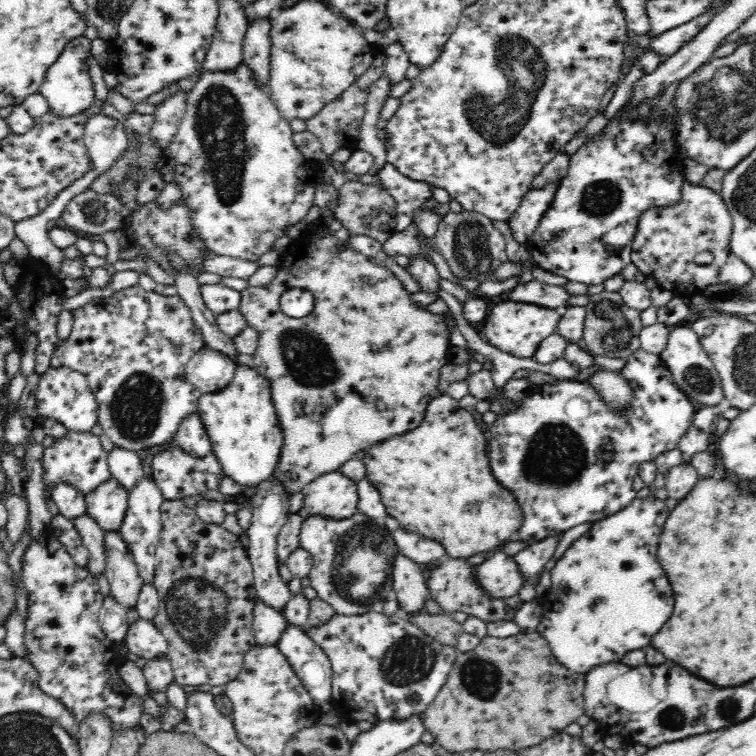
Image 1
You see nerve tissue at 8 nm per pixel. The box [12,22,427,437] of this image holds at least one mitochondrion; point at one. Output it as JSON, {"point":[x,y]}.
{"point":[220,125]}

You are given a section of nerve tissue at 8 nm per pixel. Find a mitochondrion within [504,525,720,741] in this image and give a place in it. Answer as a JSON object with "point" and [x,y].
{"point":[674,718]}

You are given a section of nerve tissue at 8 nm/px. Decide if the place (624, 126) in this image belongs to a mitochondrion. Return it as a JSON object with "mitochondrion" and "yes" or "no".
{"mitochondrion":"no"}

